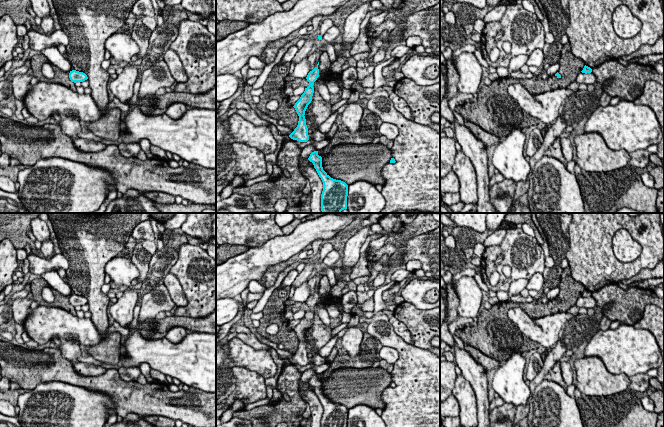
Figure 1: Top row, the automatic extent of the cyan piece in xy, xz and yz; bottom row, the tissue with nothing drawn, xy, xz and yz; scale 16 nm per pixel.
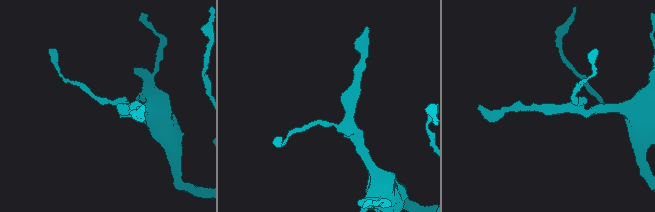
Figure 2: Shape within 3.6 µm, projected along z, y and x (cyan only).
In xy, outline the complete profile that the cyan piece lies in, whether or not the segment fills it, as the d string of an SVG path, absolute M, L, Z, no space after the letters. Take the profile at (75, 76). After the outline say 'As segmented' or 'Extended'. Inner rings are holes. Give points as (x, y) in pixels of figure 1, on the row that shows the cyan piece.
M72 70L69 73L69 78L72 82L83 82L88 79L87 75L83 72Z. As segmented

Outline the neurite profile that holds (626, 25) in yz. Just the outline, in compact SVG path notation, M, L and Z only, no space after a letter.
M620 5L614 10L612 24L615 33L623 39L635 37L642 28L642 22L626 5Z

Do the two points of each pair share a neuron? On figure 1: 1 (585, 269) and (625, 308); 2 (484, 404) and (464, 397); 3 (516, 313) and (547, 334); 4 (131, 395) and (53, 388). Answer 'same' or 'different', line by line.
1: different
2: different
3: same
4: different

